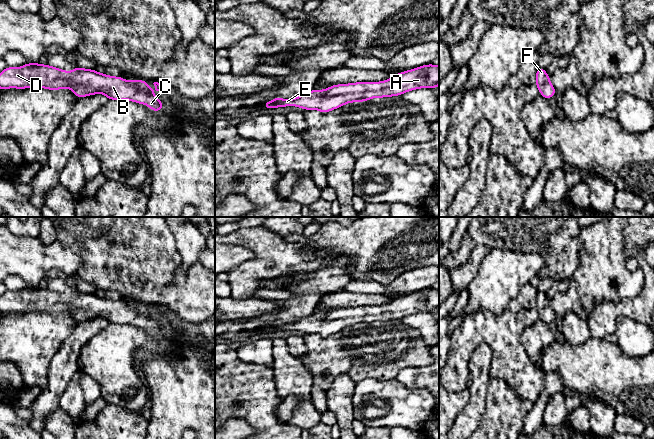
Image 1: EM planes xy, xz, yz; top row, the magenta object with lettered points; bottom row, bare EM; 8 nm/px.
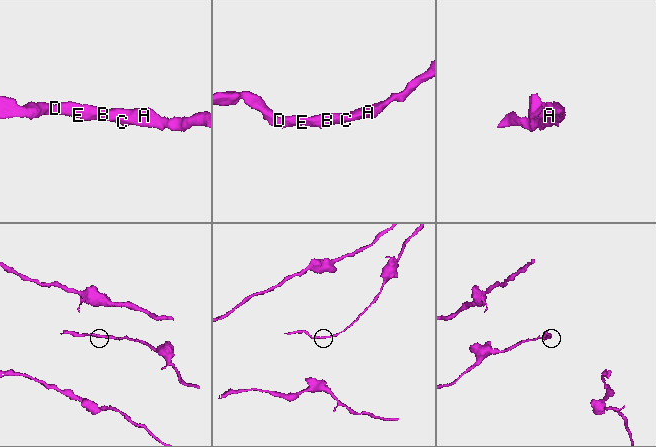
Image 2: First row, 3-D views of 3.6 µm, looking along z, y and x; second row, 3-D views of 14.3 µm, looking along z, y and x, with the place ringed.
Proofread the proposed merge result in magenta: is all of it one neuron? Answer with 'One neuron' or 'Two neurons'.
One neuron

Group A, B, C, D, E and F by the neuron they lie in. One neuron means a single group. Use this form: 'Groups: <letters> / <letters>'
Groups: A B C D E F

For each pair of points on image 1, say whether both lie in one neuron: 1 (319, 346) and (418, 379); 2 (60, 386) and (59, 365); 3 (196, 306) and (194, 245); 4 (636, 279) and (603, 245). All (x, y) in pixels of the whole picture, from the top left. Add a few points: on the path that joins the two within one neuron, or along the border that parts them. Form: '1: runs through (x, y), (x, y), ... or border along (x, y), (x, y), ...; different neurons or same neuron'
1: border along (421, 364), (415, 367), (404, 367), (394, 378); different neurons
2: runs through (59, 381), (59, 370); same neuron
3: border along (199, 262), (190, 267), (184, 284); different neurons
4: runs through (626, 277), (604, 255); same neuron

